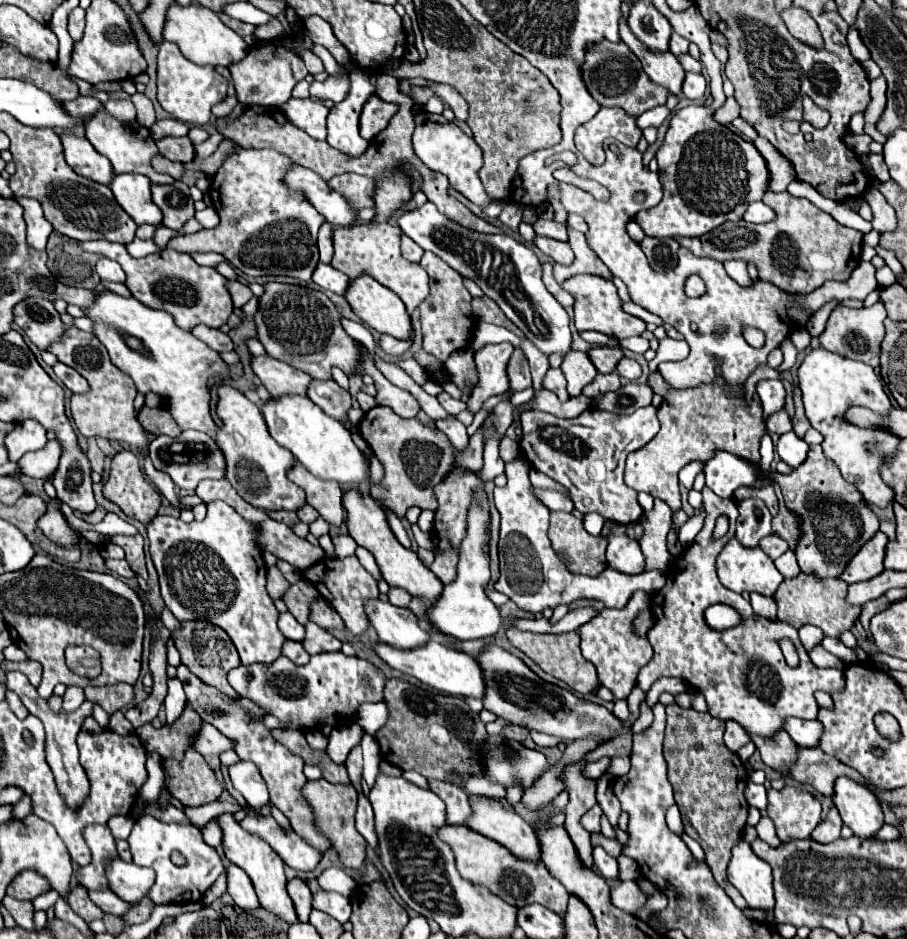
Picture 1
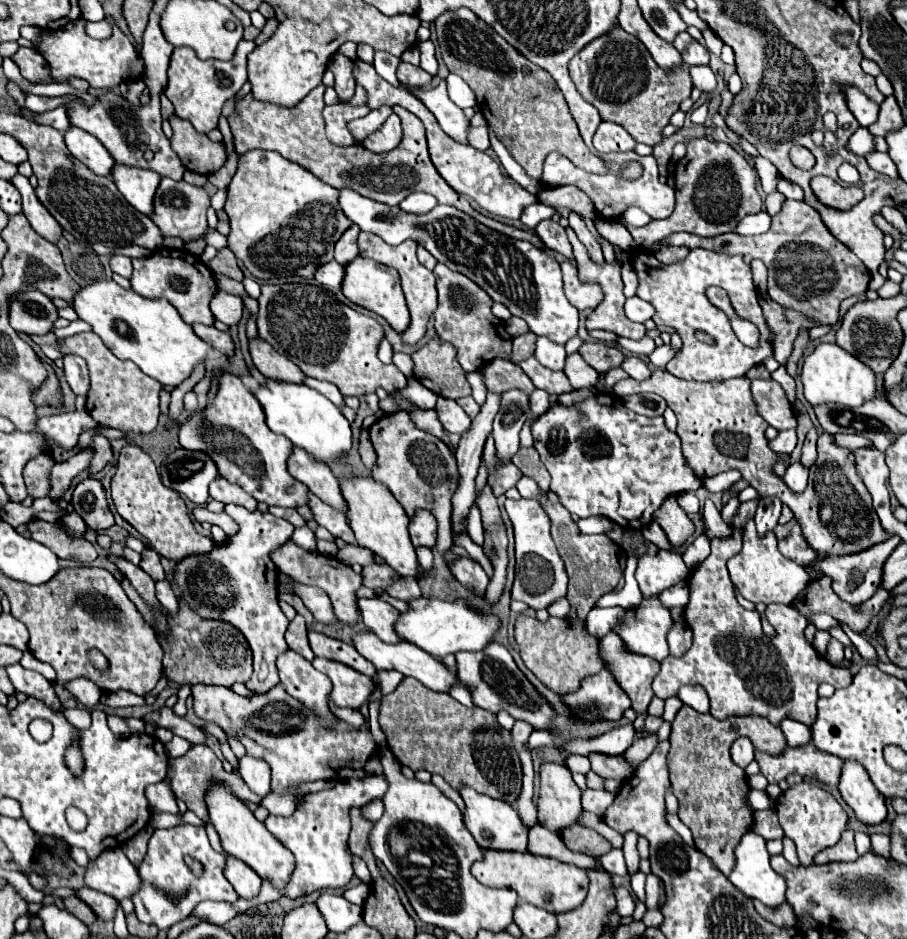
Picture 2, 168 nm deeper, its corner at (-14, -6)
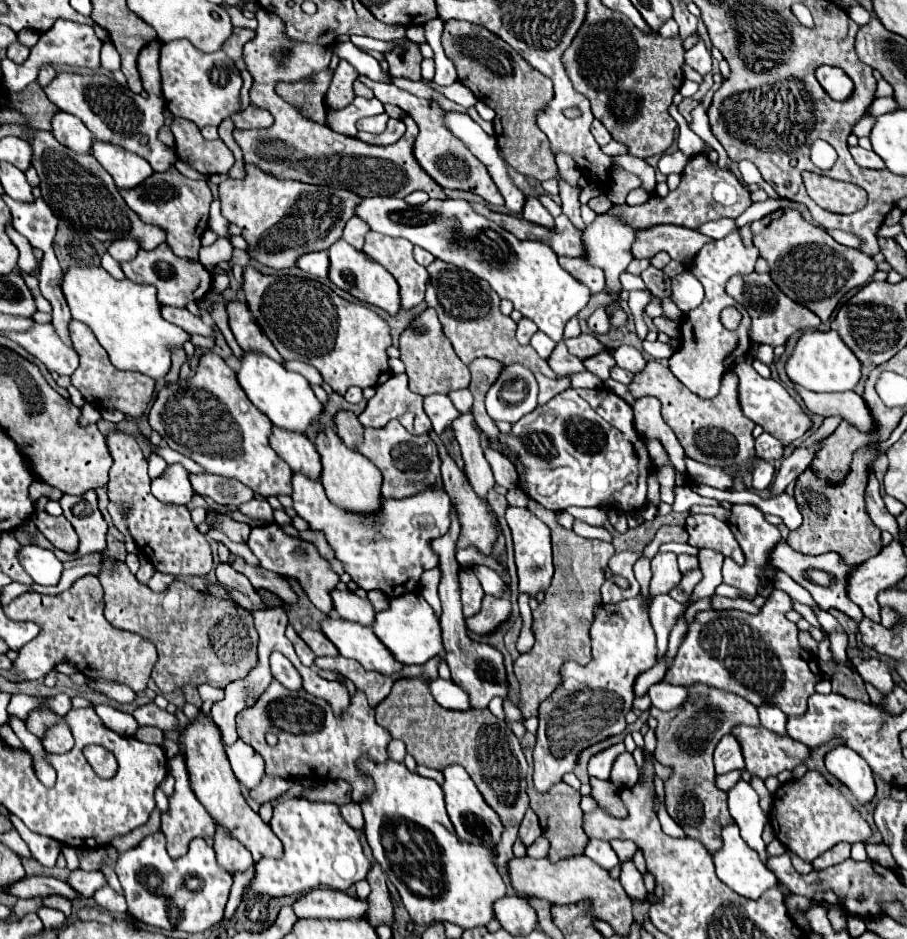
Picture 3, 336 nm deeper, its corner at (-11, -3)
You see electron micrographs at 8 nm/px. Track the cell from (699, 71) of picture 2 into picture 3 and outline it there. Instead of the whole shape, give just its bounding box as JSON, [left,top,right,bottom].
[685,39,713,75]

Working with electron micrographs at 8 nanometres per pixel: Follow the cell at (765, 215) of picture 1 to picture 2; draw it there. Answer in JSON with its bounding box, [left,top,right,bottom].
[734,210,772,236]

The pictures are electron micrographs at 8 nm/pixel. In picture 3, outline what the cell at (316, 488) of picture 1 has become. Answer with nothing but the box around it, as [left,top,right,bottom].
[271,427,321,481]

